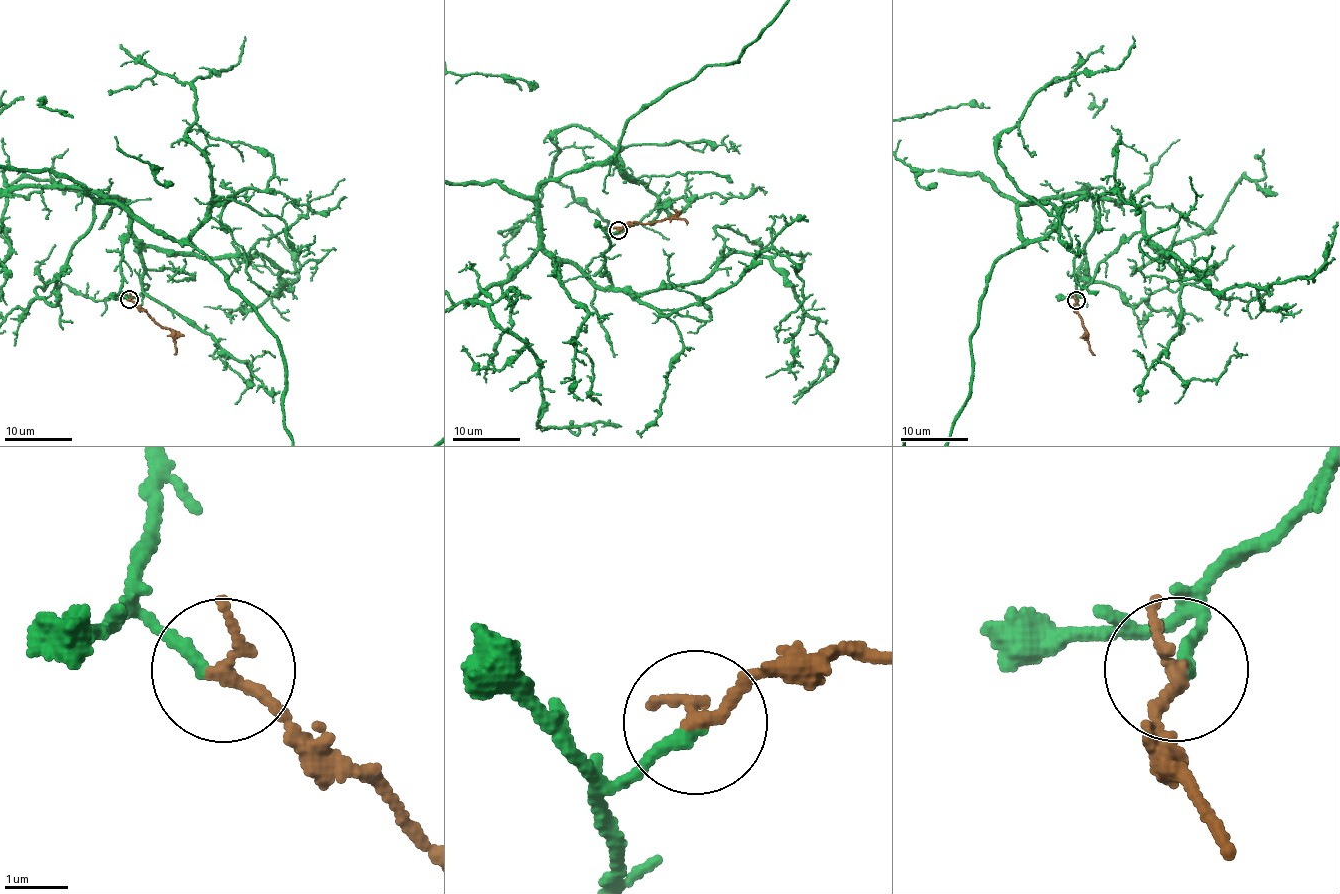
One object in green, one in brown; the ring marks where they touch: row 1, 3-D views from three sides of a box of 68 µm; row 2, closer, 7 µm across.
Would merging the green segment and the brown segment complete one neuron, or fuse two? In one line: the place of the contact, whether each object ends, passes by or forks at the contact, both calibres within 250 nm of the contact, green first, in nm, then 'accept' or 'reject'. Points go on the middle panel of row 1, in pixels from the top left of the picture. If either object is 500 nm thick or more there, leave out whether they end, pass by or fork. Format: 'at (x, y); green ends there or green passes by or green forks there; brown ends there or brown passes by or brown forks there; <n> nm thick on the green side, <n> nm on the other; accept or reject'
at (618, 230); green ends there; brown passes by; 200 nm thick on the green side, 190 nm on the other; accept

